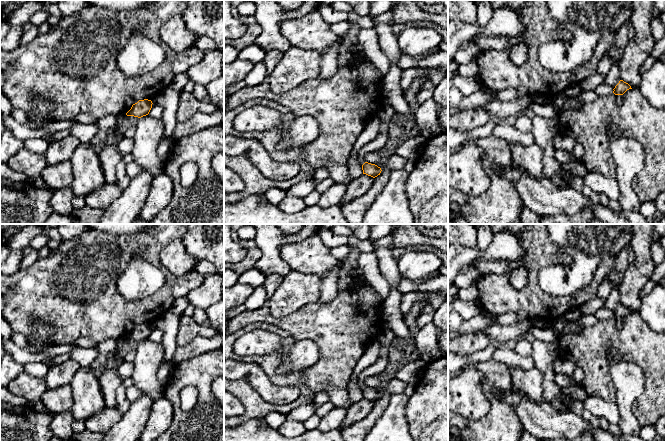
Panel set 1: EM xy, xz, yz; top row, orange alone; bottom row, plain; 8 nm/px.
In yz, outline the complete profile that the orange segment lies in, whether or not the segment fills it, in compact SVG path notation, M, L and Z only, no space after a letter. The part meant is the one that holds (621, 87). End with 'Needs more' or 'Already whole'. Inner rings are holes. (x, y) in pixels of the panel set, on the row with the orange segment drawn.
M620 80L619 83L613 89L613 93L615 95L623 95L629 89L632 89L631 86L623 80Z. Already whole

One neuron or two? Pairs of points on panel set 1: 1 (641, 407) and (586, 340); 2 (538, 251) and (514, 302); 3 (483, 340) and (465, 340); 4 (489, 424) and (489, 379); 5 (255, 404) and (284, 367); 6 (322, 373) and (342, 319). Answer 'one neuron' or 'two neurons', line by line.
1: one neuron
2: one neuron
3: one neuron
4: one neuron
5: two neurons
6: one neuron

